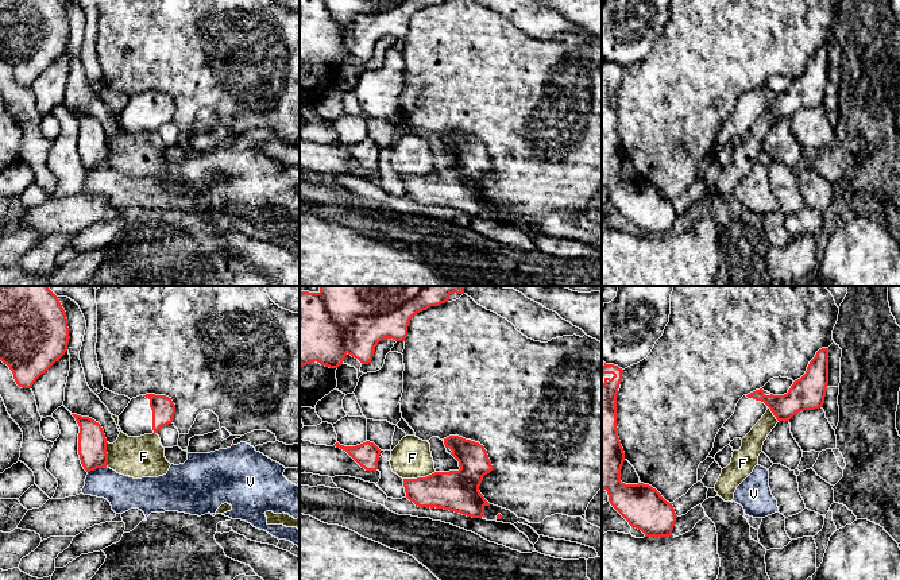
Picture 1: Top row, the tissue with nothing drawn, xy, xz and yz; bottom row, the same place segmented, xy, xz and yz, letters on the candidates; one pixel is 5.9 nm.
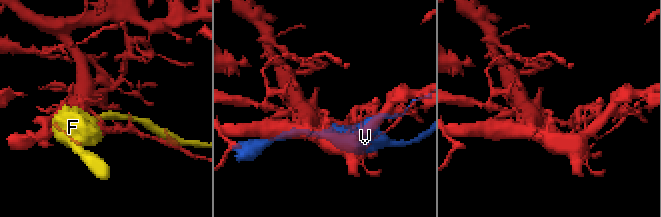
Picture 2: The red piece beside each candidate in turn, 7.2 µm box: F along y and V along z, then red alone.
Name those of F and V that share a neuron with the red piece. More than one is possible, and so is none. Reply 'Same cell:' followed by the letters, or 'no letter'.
Same cell: no letter

